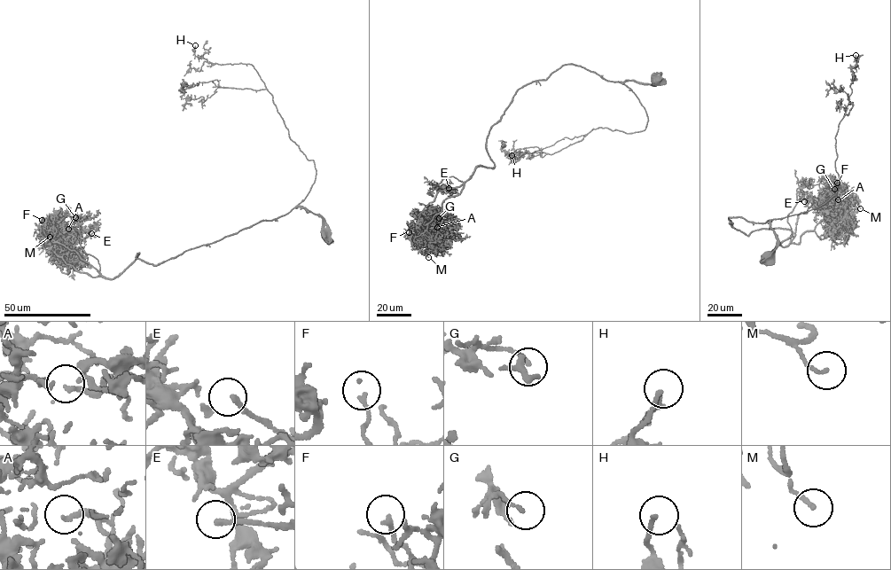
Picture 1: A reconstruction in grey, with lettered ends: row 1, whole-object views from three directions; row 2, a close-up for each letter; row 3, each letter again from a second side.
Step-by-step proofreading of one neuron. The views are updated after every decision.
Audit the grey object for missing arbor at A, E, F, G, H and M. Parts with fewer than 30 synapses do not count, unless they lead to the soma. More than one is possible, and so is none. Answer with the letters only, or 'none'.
E

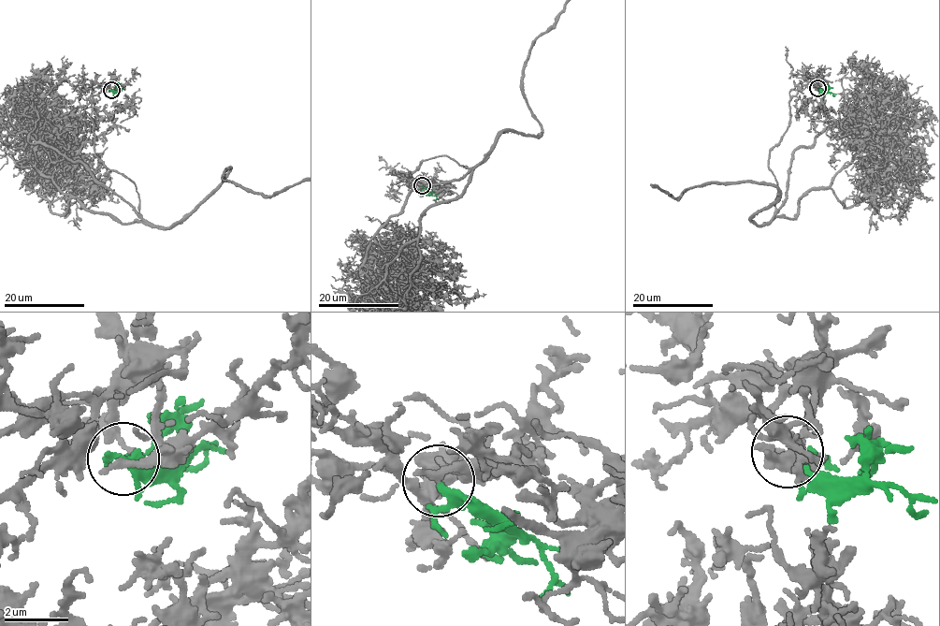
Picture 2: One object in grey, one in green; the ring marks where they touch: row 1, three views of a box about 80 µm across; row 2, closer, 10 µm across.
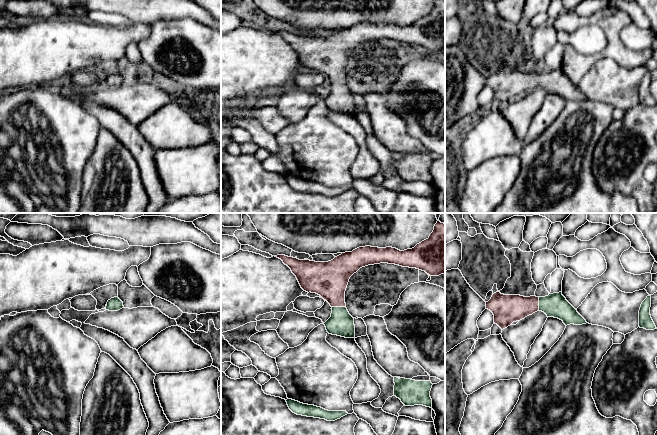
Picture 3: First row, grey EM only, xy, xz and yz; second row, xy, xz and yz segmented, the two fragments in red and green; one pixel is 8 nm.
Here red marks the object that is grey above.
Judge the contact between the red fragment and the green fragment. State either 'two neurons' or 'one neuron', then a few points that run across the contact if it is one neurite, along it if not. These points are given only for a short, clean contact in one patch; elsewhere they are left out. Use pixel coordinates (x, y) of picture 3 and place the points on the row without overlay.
one neuron

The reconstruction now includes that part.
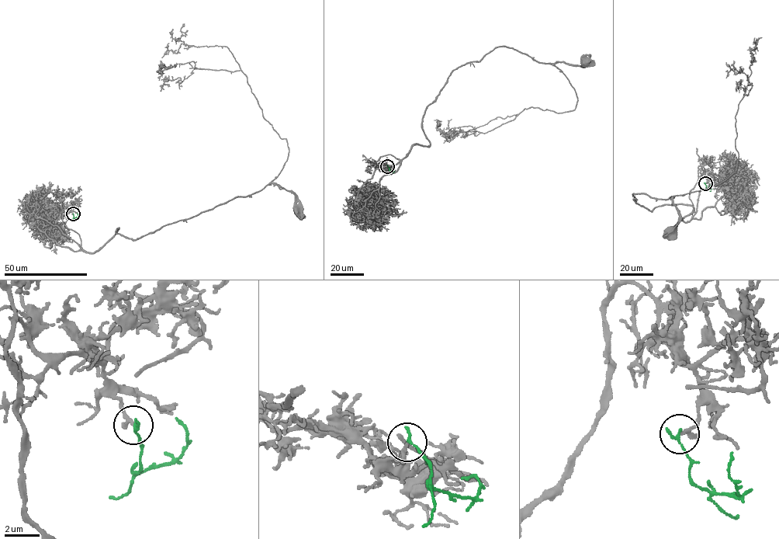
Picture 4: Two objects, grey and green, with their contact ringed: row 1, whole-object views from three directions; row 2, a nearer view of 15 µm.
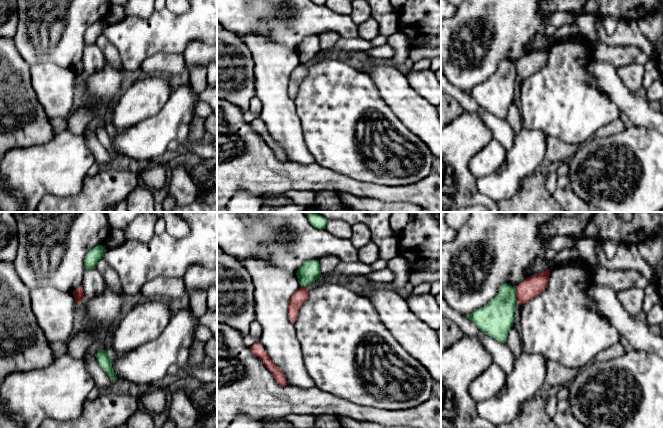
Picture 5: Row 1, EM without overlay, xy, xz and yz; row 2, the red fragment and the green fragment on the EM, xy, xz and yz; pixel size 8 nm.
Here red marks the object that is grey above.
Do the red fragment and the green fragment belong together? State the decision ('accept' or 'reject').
reject

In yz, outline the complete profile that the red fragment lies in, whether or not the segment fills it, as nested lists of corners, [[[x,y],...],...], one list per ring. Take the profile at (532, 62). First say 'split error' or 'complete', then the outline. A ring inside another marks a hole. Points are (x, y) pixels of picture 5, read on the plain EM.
complete | [[[550,46],[526,54],[516,62],[516,77],[521,81],[538,72],[548,61]]]

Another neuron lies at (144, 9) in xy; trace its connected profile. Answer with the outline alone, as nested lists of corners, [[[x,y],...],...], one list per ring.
[[[128,0],[124,4],[125,16],[138,16],[147,19],[155,11],[154,3],[155,0]]]

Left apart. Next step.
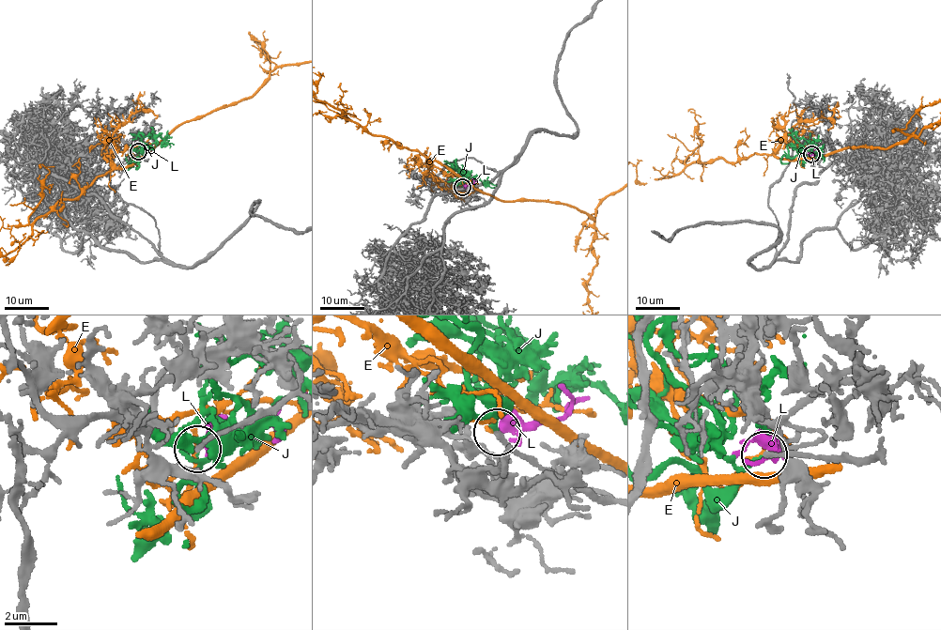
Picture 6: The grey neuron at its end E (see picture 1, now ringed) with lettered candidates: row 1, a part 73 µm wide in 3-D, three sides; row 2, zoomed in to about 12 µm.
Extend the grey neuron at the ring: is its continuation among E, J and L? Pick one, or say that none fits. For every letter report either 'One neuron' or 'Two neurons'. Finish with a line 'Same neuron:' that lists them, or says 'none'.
E: Two neurons
J: One neuron
L: Two neurons
Same neuron: J

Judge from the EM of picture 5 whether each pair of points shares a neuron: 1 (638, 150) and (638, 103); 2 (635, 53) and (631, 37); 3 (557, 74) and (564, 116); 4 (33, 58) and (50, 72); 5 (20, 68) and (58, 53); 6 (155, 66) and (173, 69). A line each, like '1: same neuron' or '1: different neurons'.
1: different neurons
2: different neurons
3: same neuron
4: different neurons
5: different neurons
6: same neuron

